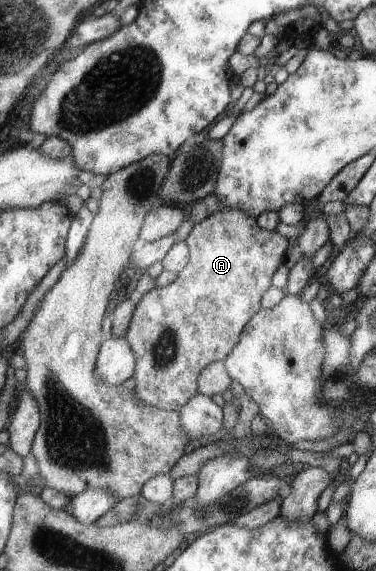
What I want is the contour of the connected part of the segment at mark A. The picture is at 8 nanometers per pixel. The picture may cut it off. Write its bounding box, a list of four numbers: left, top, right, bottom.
[124,208,288,412]

